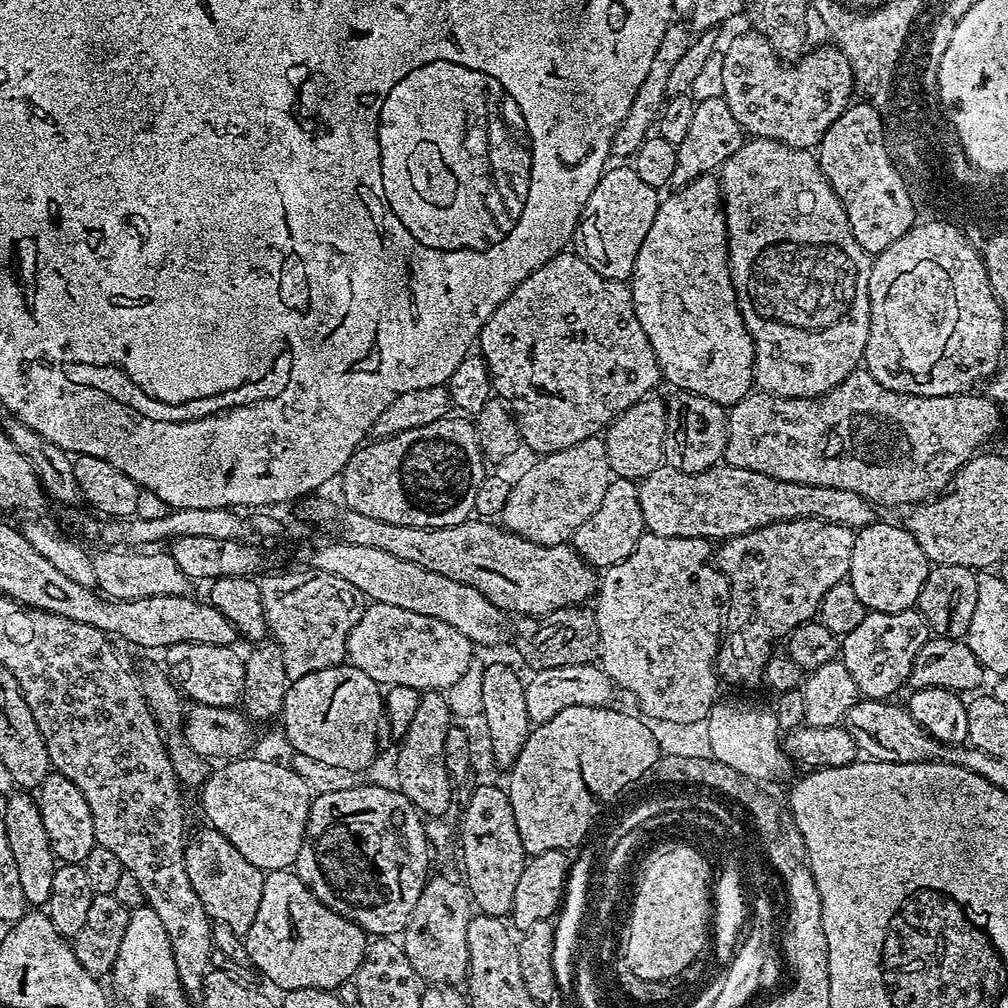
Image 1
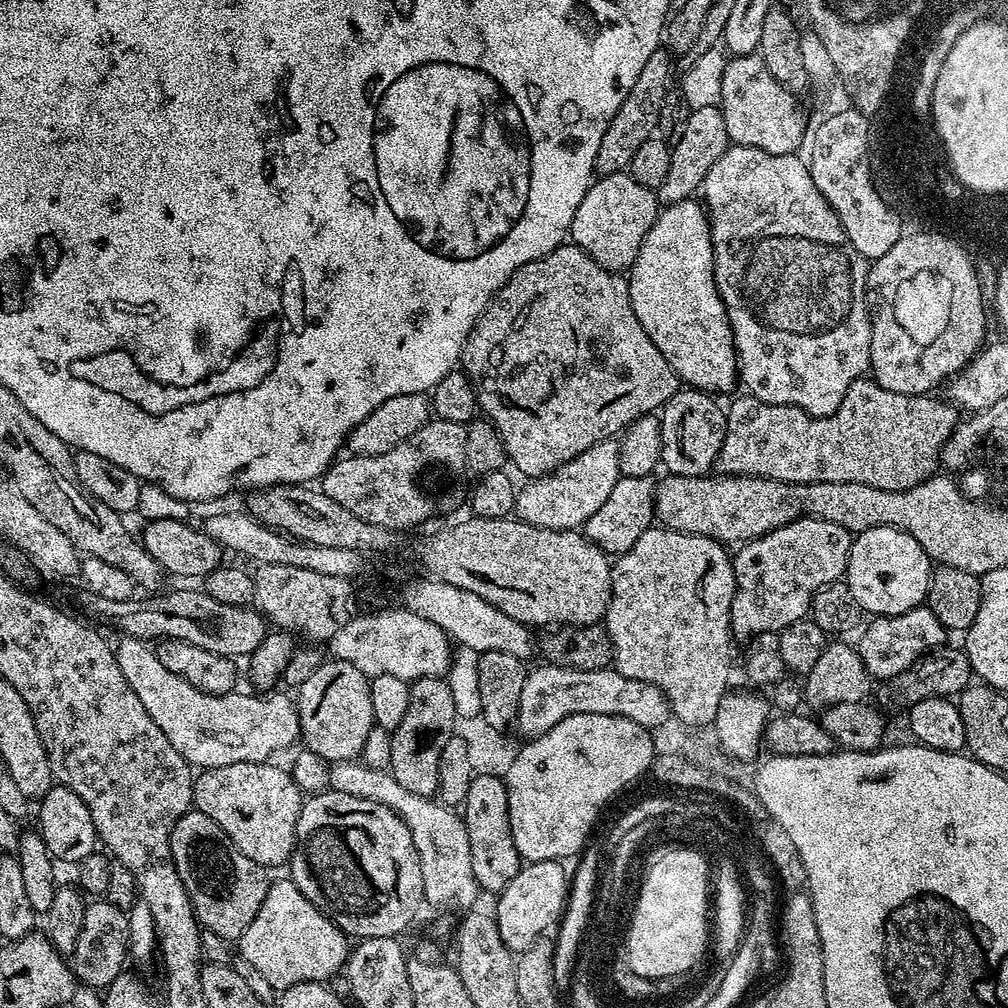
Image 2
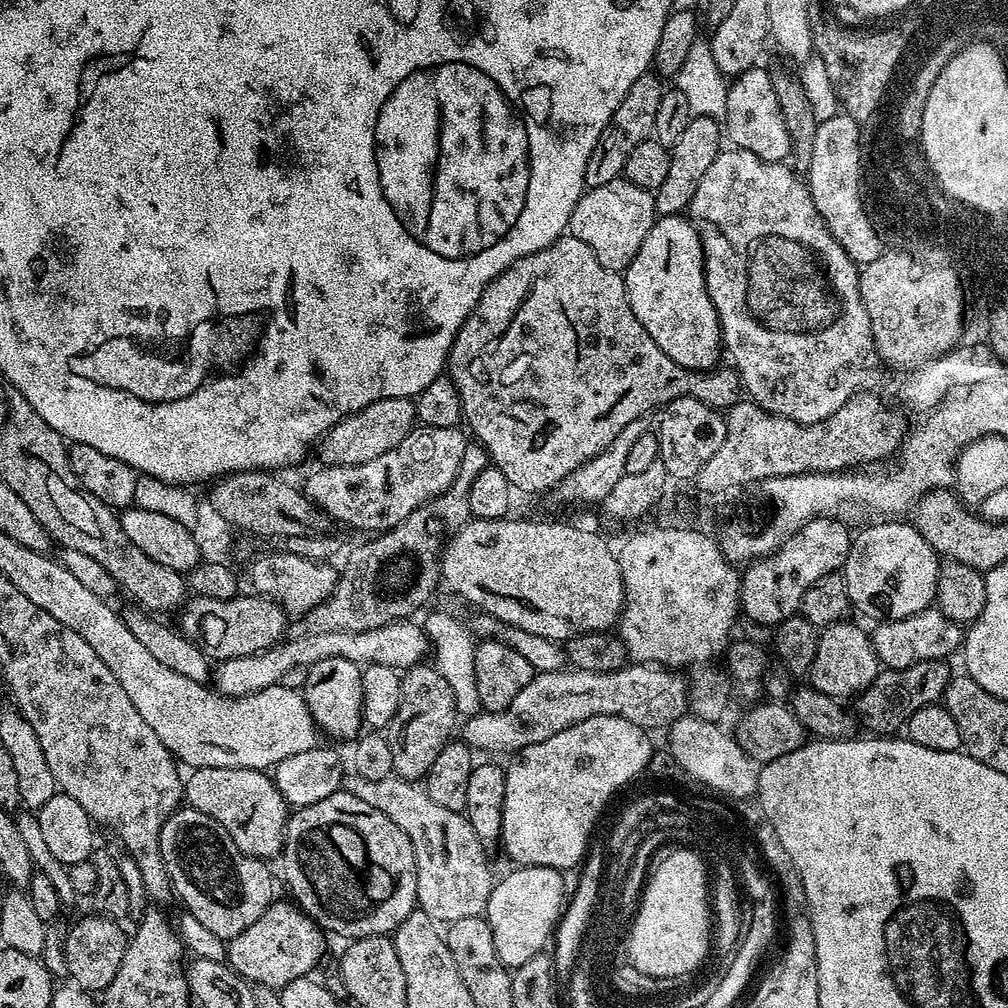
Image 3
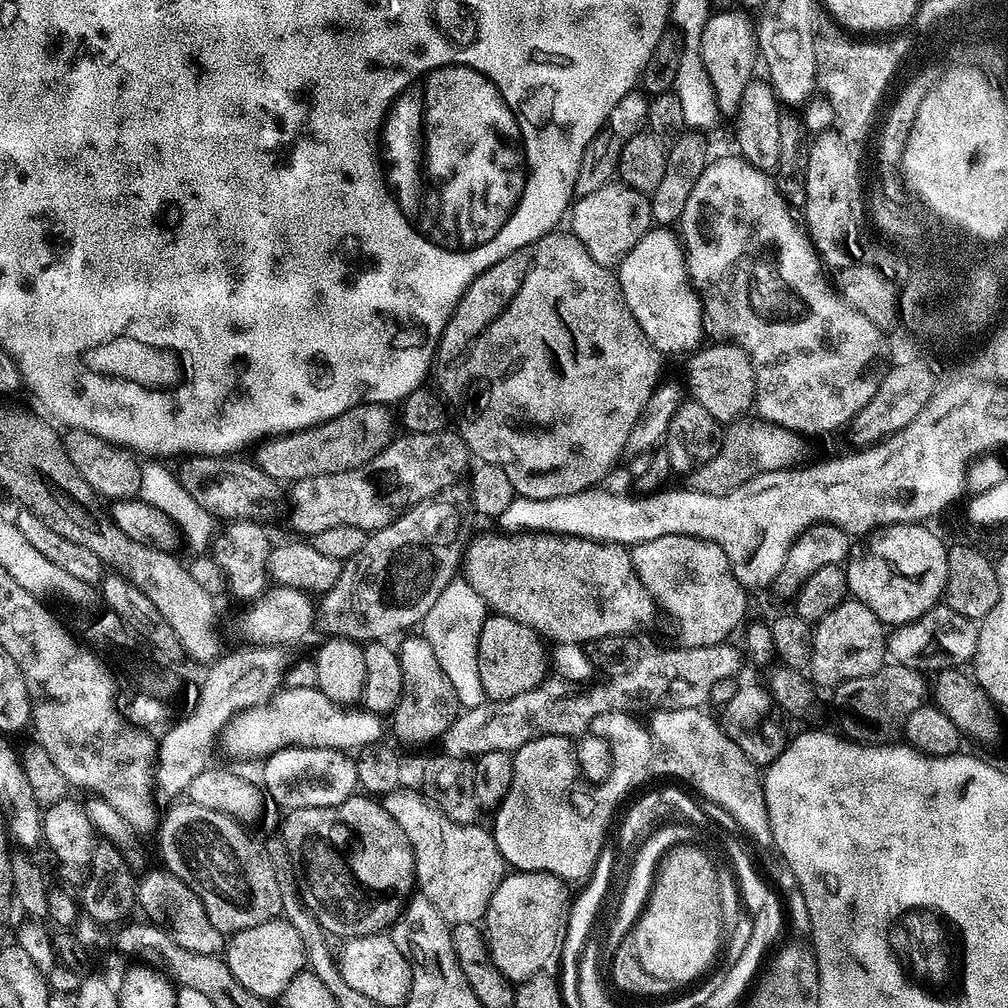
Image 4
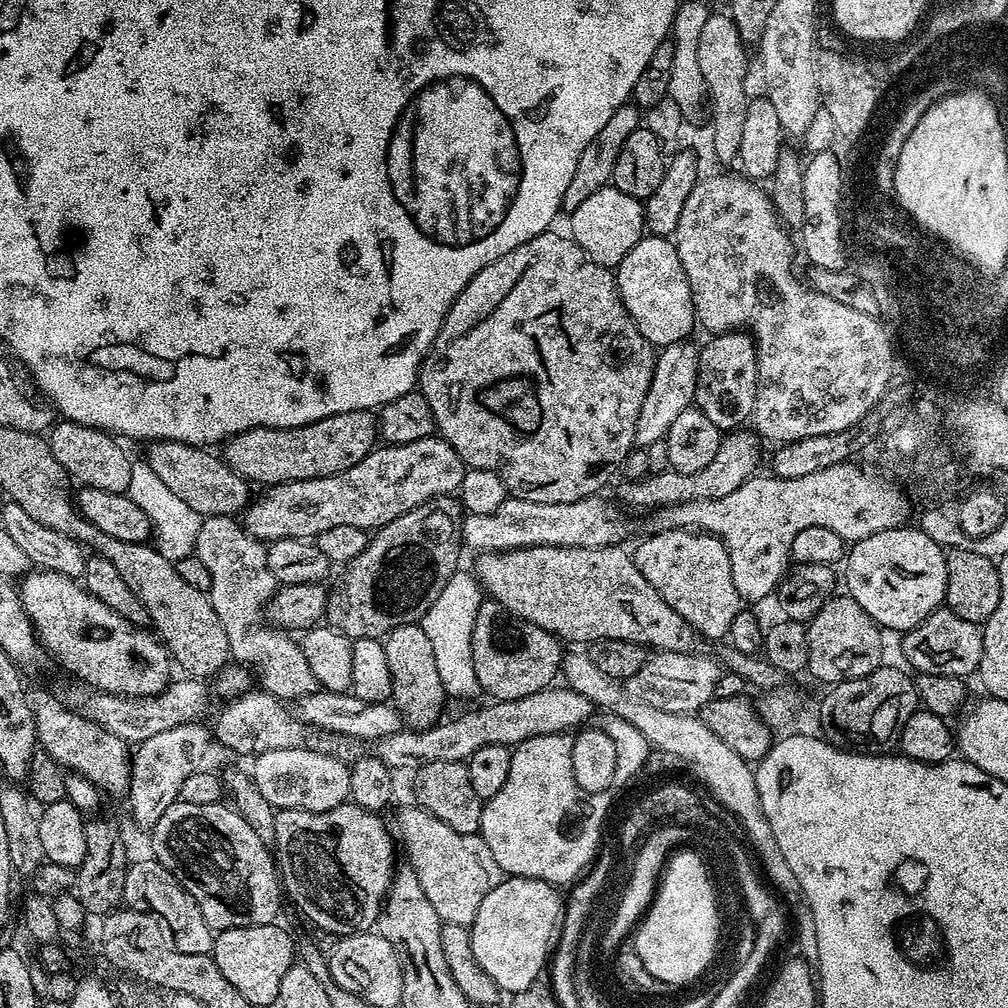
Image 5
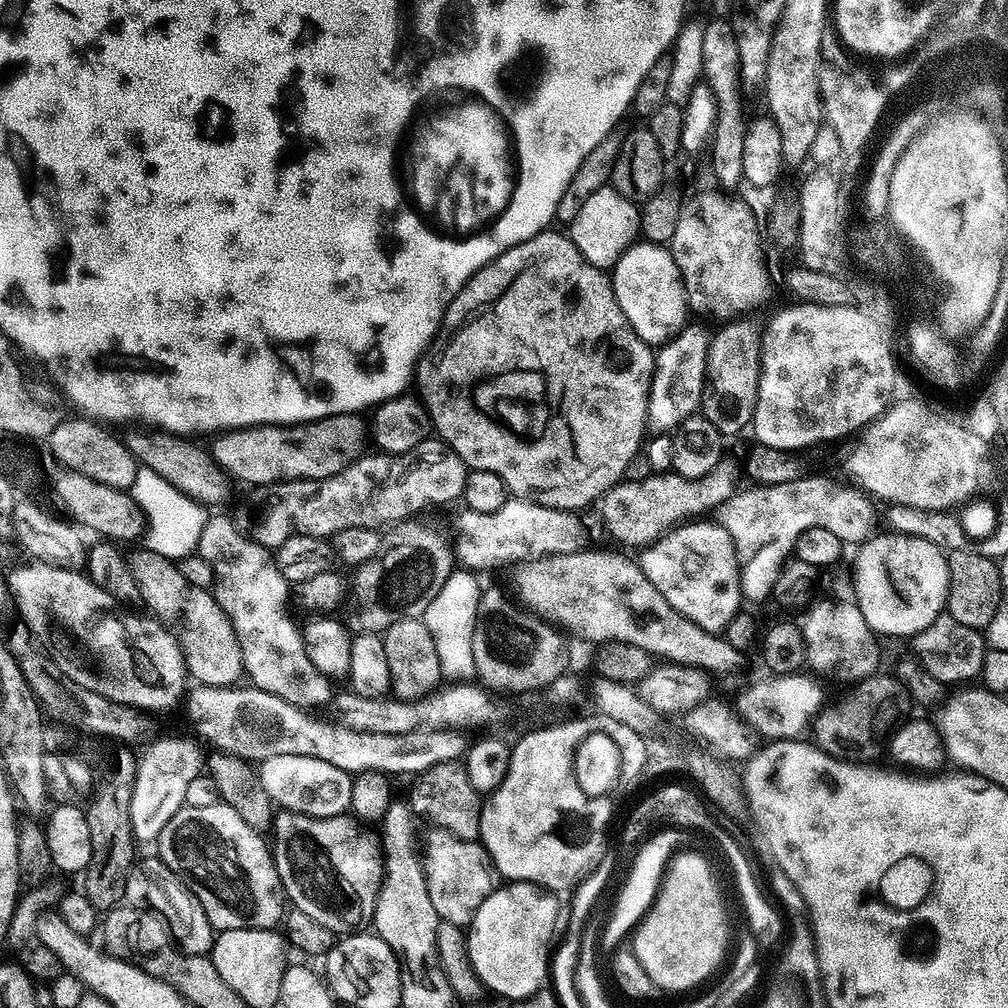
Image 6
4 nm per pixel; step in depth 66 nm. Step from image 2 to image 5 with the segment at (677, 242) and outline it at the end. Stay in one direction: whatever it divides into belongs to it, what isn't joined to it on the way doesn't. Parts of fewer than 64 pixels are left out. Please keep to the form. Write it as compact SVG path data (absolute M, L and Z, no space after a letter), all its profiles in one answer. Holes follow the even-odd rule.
M645 235L626 254L626 258L615 269L616 285L620 287L620 297L624 299L626 310L632 315L632 321L638 330L648 339L648 343L657 349L667 348L670 344L679 344L687 341L692 327L697 327L696 309L692 307L692 291L688 285L686 274L682 270L682 262L676 253L676 245L671 239L663 236Z

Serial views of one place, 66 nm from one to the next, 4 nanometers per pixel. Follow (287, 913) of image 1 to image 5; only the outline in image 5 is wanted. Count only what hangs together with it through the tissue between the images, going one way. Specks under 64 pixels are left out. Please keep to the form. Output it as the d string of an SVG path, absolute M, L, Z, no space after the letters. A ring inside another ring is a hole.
M279 923L245 928L226 928L215 937L210 953L218 970L242 993L253 1006L275 1005L280 998L282 978L292 968L292 936Z

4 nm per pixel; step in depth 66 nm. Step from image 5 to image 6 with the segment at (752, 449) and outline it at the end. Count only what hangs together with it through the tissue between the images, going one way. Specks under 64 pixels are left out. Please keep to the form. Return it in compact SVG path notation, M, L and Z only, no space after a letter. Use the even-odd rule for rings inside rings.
M731 459L721 460L710 474L702 478L682 478L671 470L660 470L647 476L642 482L624 480L616 484L598 501L600 516L604 519L604 528L620 544L628 548L643 550L665 532L691 522L697 518L707 517L712 512L723 506L734 495L732 488Z

